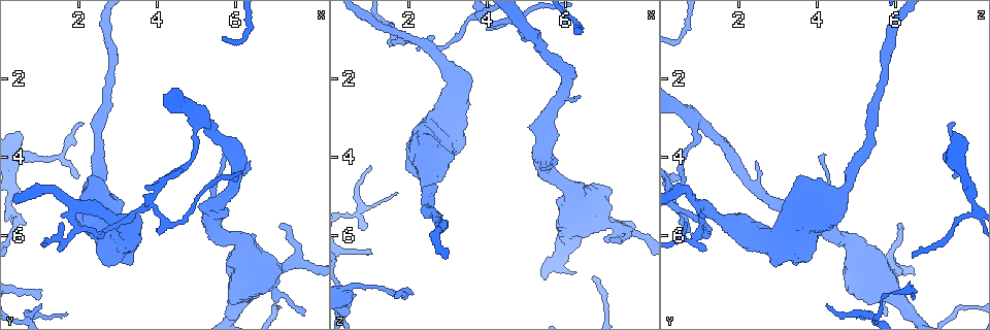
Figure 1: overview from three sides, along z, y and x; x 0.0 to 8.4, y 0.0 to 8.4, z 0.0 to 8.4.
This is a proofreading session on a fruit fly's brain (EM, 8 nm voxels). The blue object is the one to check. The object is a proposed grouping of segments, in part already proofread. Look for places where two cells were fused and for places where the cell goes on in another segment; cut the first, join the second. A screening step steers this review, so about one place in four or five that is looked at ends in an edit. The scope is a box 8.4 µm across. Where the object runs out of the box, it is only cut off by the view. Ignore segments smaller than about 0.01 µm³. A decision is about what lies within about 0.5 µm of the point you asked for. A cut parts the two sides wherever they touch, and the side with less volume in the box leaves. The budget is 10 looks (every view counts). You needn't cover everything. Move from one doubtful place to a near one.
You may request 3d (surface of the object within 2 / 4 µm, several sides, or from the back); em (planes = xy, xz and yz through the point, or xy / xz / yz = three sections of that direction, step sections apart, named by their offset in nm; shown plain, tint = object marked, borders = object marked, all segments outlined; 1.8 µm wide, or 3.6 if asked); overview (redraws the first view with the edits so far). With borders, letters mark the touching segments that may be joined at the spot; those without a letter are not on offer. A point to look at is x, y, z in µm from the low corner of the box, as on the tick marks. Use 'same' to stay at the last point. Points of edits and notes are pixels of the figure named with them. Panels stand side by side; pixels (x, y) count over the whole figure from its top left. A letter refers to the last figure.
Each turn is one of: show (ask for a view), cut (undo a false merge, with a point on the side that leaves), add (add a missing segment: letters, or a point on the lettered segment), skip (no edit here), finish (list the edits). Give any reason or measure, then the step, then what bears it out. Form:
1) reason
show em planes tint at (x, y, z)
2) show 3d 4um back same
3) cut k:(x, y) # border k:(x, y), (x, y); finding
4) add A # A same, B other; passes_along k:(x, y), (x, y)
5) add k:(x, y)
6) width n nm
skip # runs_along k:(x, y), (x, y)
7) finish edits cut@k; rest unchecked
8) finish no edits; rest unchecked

thick turns thin
show em xy step 4 borders at (1.15, 4.05, 7.30)

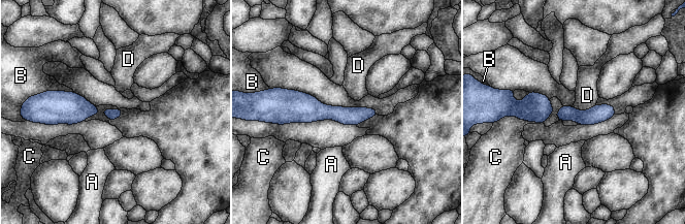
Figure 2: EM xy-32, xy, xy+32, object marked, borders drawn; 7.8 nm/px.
skip # A other, B other, C other, D other; border 2:(124, 113), (103, 108), (83, 120); continuous, no second cell

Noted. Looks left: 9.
calibre changes
show em xz step 8 borders at (2.50, 5.10, 4.45)

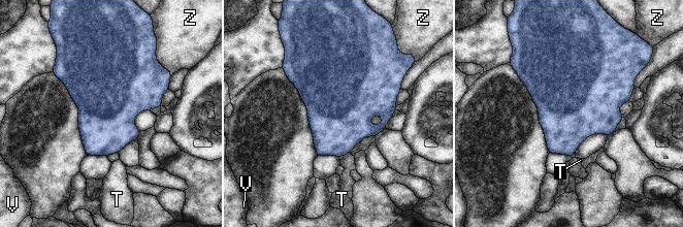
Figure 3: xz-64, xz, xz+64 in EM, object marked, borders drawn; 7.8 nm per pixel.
width 550 nm
skip # T other, V other, Z other; border 3:(349, 152), (343, 156); continuous, no second cell

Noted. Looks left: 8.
abrupt turn
show 3d 2um at (7.45, 6.70, 5.85)

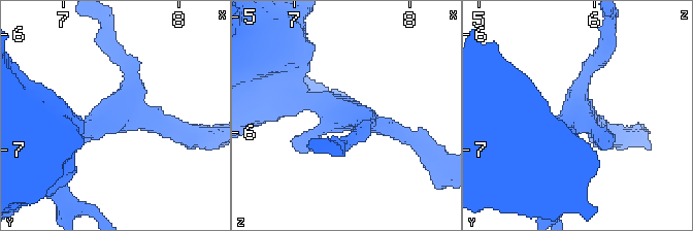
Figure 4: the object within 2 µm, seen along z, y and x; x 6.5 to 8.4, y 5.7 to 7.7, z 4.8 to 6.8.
show em planes tint at (7.46, 6.70, 5.84)

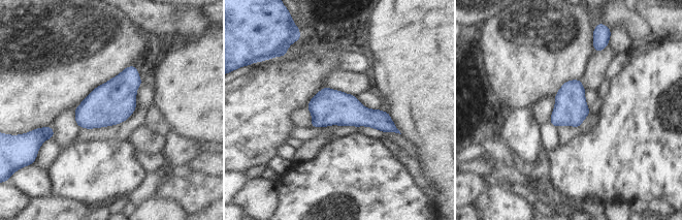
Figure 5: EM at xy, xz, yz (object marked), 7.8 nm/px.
see the neighbours
show em planes borders same

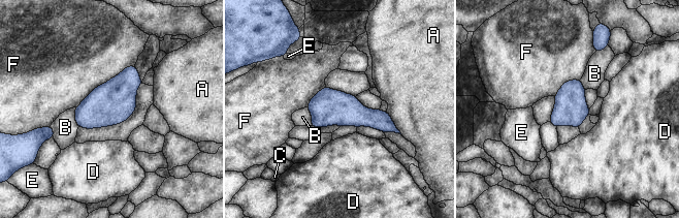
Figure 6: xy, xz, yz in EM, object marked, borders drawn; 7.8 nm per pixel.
width 260 nm
skip # A other, B other, C other, D other, E other, F other; border 6:(134, 65), (97, 86), (76, 107); continuous, no second cell

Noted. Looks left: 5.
a fork
show em planes borders at (5.10, 3.20, 0.85)

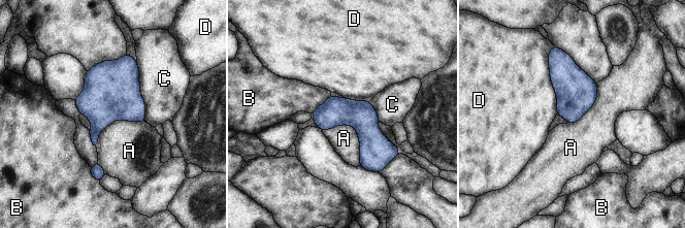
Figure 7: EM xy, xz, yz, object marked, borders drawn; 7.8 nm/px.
width 220 nm
skip # A other, B other, C other, D other; border 7:(322, 129), (352, 125), (360, 165); continuous, no second cell

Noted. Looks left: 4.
finish no edits; rest unchecked

